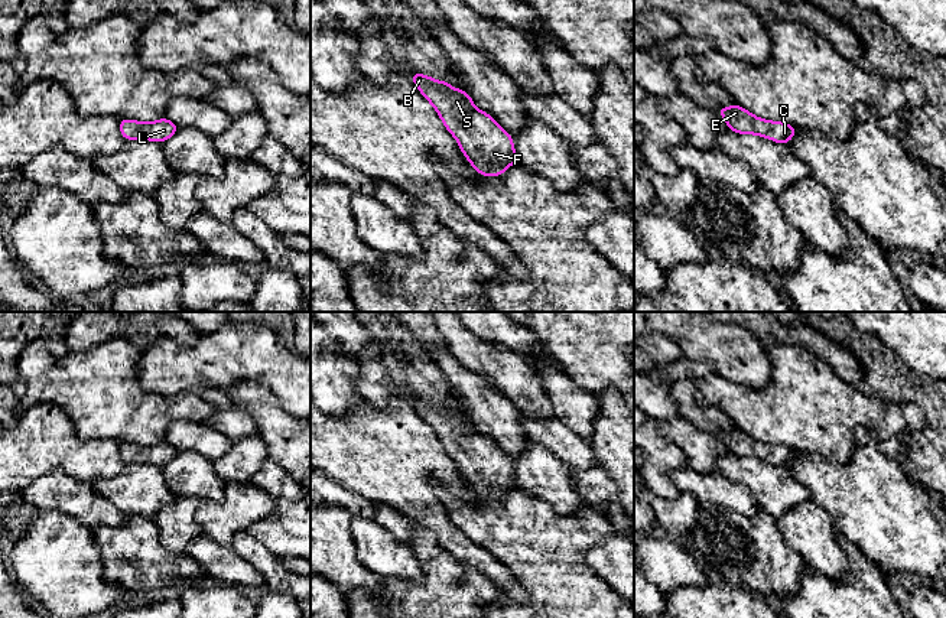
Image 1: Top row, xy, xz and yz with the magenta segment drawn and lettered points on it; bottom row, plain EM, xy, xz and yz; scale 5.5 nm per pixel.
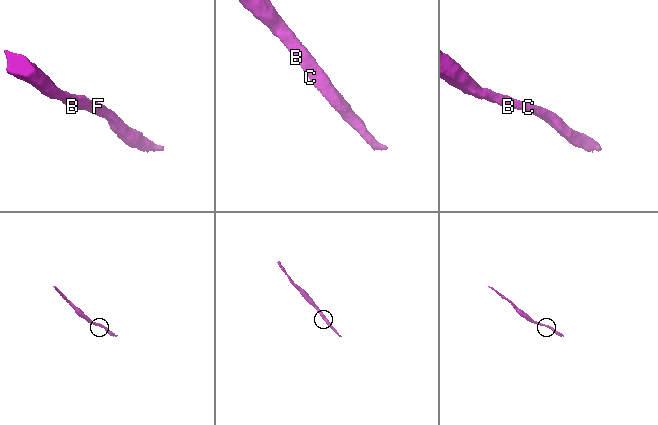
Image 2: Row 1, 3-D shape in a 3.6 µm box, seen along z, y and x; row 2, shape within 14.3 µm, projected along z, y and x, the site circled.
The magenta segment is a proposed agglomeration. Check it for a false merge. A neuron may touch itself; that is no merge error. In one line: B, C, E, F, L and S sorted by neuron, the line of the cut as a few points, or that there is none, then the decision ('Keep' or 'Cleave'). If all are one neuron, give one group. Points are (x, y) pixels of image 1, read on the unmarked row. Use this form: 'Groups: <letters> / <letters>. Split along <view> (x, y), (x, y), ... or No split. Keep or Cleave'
Groups: B C E F L S. No split. Keep

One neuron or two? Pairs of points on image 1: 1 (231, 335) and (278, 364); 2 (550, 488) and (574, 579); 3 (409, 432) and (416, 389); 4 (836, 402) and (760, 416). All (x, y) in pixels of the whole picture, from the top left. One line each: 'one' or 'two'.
1: one
2: two
3: two
4: one

